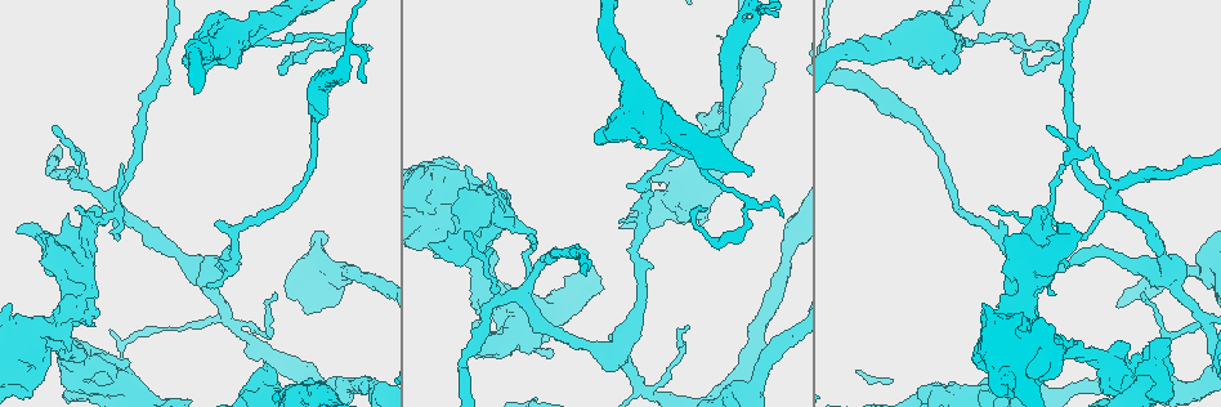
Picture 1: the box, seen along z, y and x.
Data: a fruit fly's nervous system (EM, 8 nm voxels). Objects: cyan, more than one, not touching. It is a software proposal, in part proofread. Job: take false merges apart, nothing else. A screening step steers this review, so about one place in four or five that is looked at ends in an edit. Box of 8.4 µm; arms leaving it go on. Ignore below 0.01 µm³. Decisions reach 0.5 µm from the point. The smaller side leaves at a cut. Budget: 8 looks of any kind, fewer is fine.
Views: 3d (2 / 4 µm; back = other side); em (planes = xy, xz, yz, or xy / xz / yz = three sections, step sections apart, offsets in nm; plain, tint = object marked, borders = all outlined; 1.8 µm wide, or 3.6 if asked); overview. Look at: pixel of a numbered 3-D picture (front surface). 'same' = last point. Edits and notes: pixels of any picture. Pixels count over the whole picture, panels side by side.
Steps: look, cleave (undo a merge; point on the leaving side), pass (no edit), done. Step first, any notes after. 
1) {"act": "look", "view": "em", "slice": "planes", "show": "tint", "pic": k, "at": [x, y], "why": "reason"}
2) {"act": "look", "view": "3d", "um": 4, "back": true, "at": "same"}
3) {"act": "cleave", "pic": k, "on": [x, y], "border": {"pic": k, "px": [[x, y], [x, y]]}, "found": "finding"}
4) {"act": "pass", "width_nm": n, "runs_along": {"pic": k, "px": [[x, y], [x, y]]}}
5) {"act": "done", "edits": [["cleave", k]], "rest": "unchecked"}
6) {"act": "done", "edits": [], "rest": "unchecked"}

{"act": "look", "view": "em", "slice": "planes", "show": "tint", "pic": 1, "at": [270, 40], "why": "sudden change in width"}

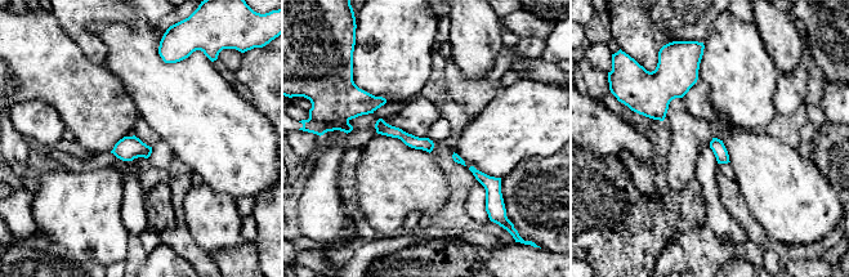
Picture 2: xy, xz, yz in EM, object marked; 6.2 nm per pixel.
{"act": "cleave", "pic": 2, "on": [318, 128], "border": {"pic": 2, "px": [[340, 120], [348, 121]]}, "found": "two neurons meet here"}

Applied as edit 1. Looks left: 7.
{"act": "look", "view": "overview", "why": "see it whole again"}

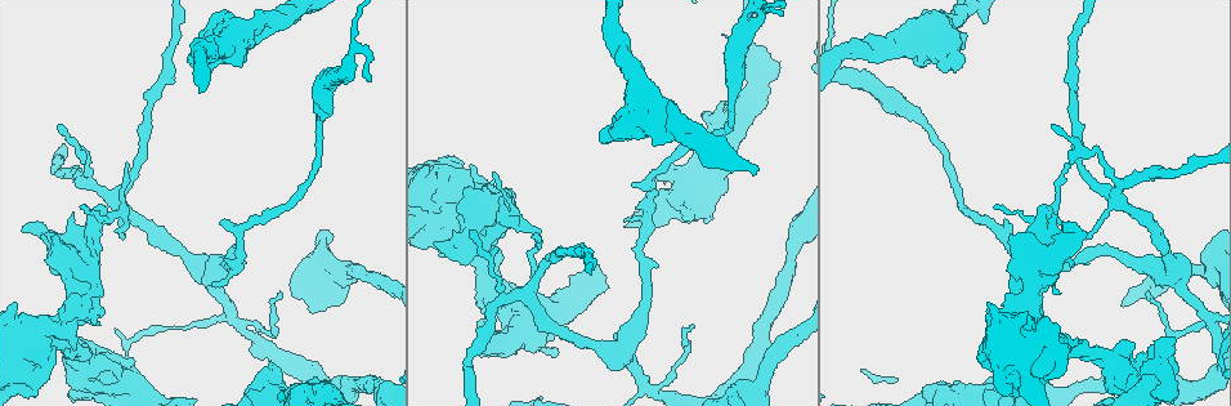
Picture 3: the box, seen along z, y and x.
{"act": "look", "view": "3d", "um": 4, "pic": 3, "at": [1049, 213], "why": "thick turns thin"}

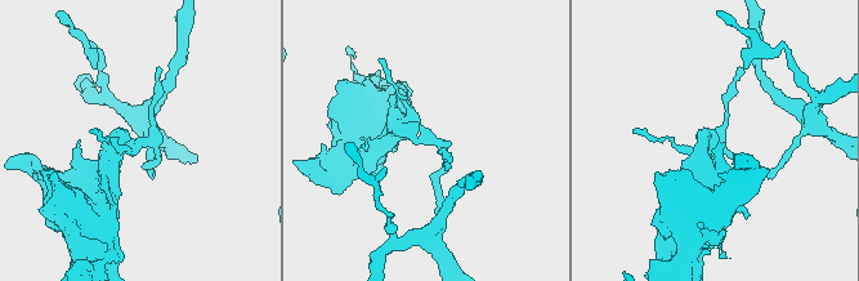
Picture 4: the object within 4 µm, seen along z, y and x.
{"act": "look", "view": "em", "slice": "xy", "step": 4, "show": "tint", "pic": 4, "at": [426, 140]}

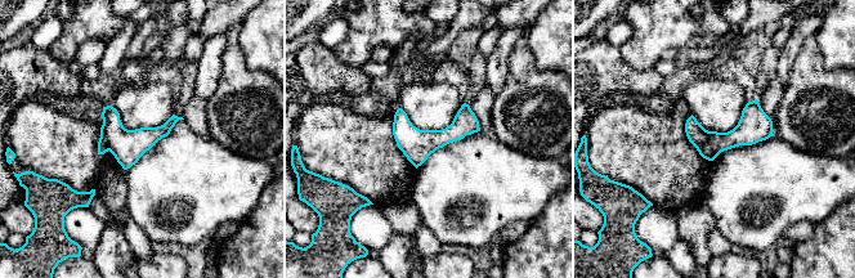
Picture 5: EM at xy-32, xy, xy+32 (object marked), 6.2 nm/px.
{"act": "look", "view": "em", "slice": "planes", "show": "tint", "at": "same"}

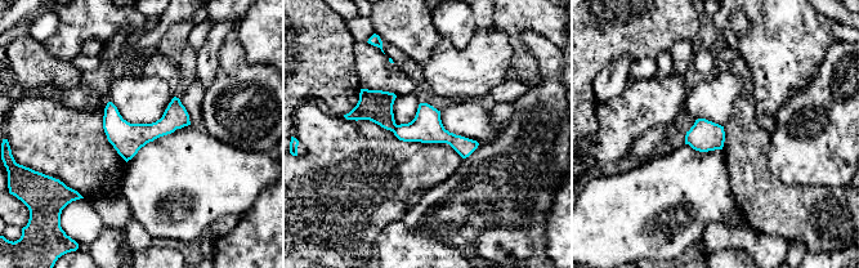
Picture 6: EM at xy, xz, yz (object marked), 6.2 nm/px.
{"act": "cleave", "pic": 6, "on": [426, 126], "border": {"pic": 6, "px": [[397, 125], [392, 130]]}, "found": "a second neuron is stuck on"}

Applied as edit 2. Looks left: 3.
{"act": "look", "view": "3d", "um": 2, "pic": 3, "at": [1111, 363], "why": "looks like a crossing"}

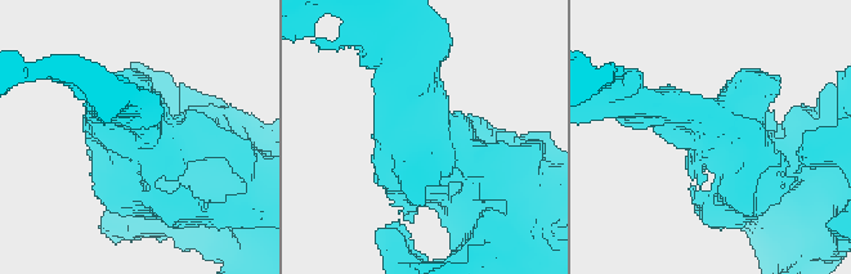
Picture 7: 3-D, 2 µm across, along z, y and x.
{"act": "look", "view": "em", "slice": "planes", "show": "borders", "pic": 7, "at": [713, 129], "why": "need the tissue"}

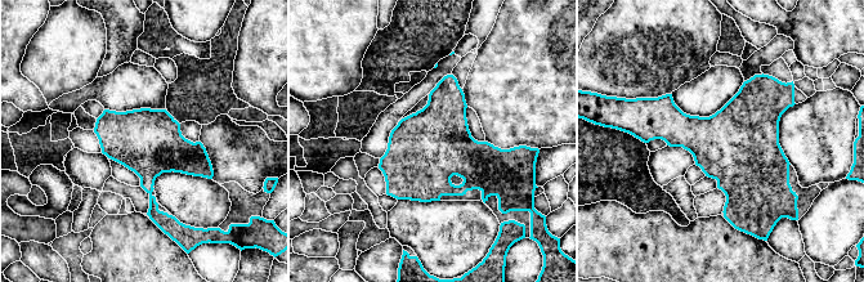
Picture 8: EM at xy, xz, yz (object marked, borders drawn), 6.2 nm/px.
{"act": "pass", "width_nm": 420, "found": "one neuron here"}

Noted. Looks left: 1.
{"act": "look", "view": "em", "um": 3.6, "slice": "planes", "show": "borders", "pic": 3, "at": [447, 209], "why": "thick turns thin"}

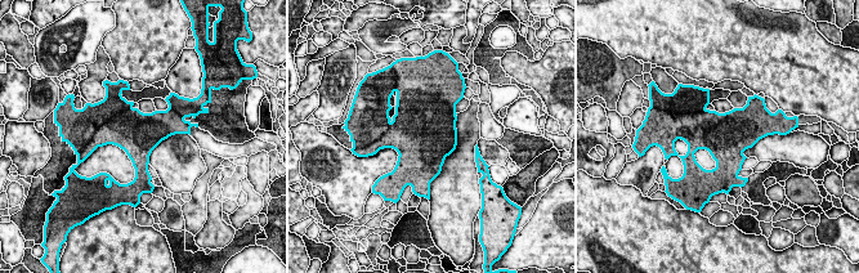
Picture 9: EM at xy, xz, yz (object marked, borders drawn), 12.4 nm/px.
{"act": "pass", "found": "one neuron here"}

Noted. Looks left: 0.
{"act": "done", "edits": [["cleave", 2], ["cleave", 6]], "rest": "unchecked"}

